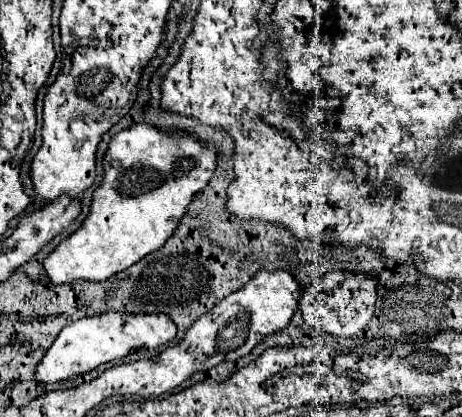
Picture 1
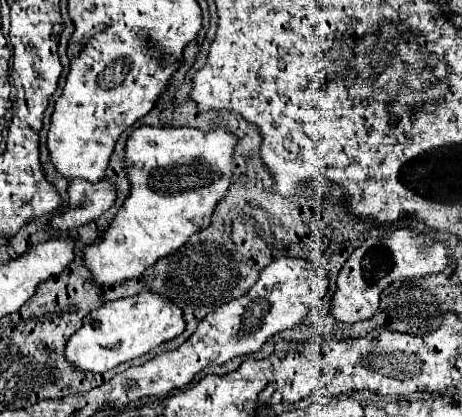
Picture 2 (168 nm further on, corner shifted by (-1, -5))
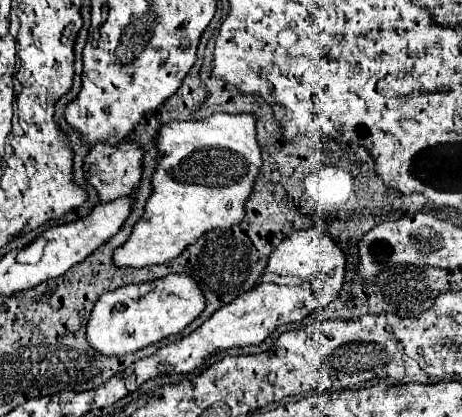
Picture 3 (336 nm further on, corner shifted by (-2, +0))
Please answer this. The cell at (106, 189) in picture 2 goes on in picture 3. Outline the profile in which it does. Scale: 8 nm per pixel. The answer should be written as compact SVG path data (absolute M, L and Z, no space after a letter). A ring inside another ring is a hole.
M129 139L121 141L117 147L101 143L87 153L83 163L83 173L87 183L97 191L99 203L109 203L133 193L133 189L139 185L141 179L141 159L143 159L143 151Z

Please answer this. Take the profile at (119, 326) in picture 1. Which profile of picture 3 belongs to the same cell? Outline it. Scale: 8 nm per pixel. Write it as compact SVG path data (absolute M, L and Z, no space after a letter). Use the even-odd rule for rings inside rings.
M167 275L151 283L125 285L117 291L99 297L87 323L87 341L101 355L123 357L151 343L157 343L169 335L177 335L203 309L203 295L197 283L187 275Z

